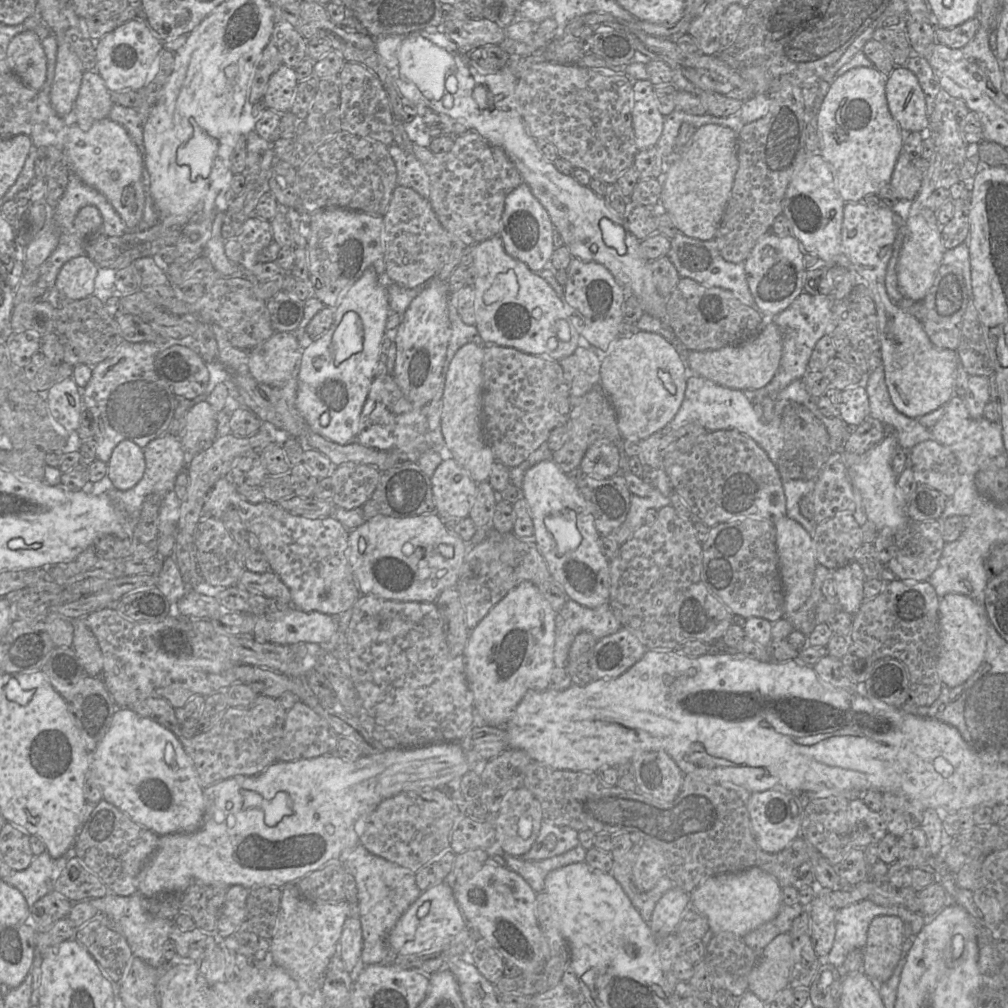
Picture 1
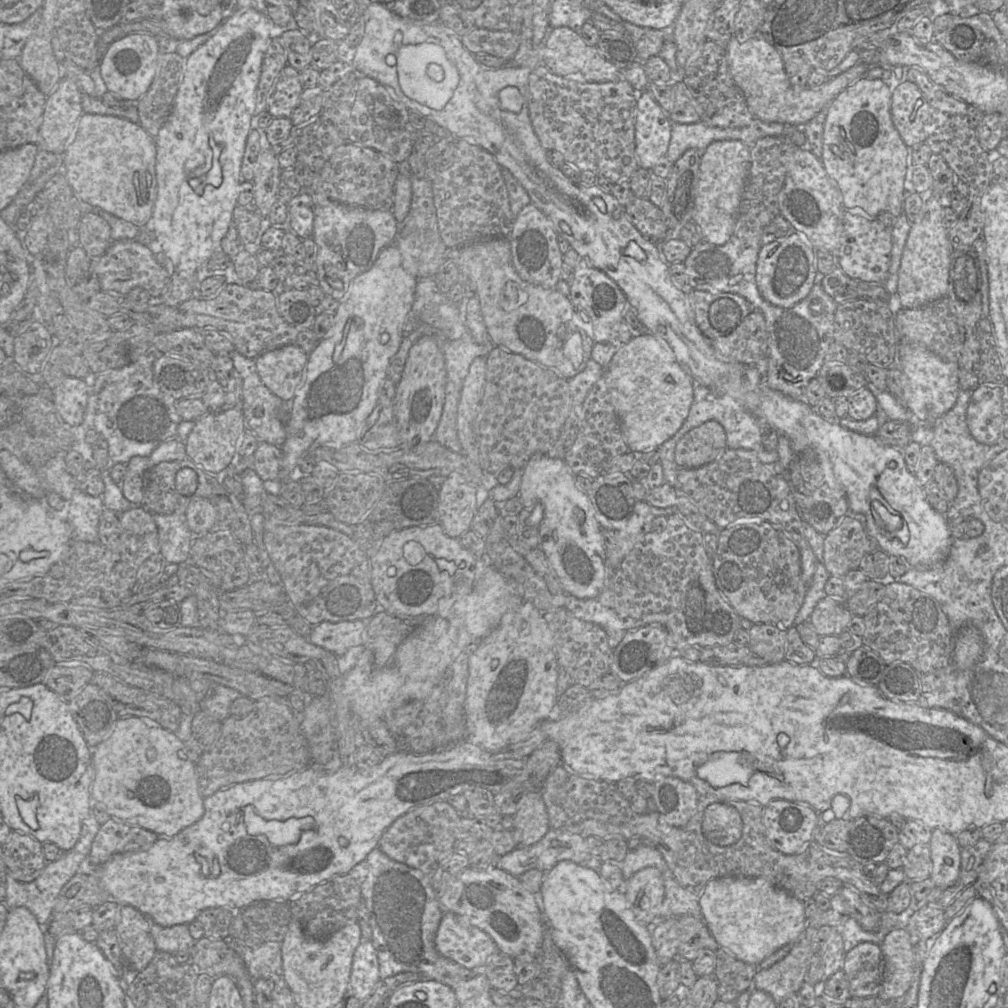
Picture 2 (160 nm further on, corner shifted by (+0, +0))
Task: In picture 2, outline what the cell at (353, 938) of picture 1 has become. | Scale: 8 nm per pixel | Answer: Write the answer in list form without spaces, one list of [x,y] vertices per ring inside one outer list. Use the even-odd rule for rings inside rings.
[[[362,938],[353,955],[348,992],[364,1002],[379,980],[377,952],[371,941]]]

